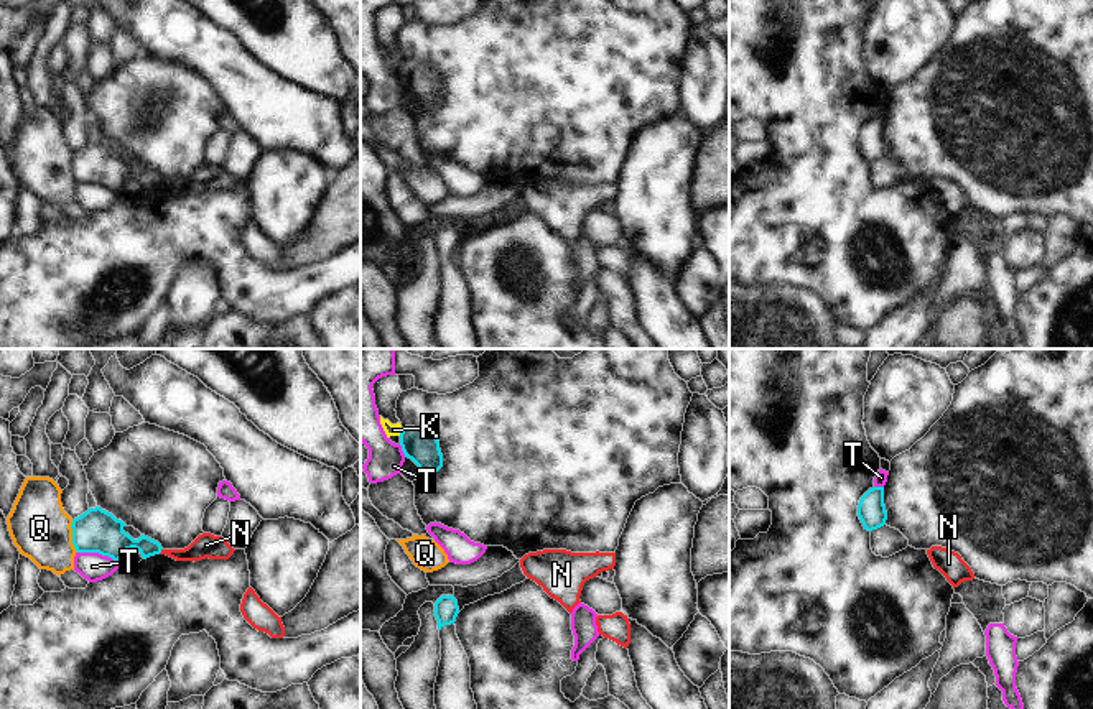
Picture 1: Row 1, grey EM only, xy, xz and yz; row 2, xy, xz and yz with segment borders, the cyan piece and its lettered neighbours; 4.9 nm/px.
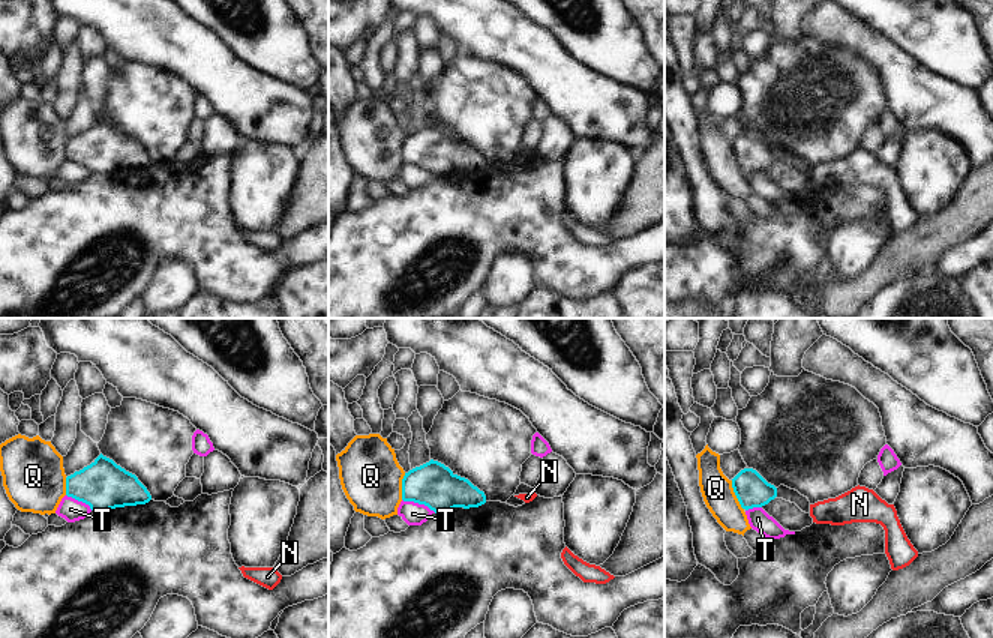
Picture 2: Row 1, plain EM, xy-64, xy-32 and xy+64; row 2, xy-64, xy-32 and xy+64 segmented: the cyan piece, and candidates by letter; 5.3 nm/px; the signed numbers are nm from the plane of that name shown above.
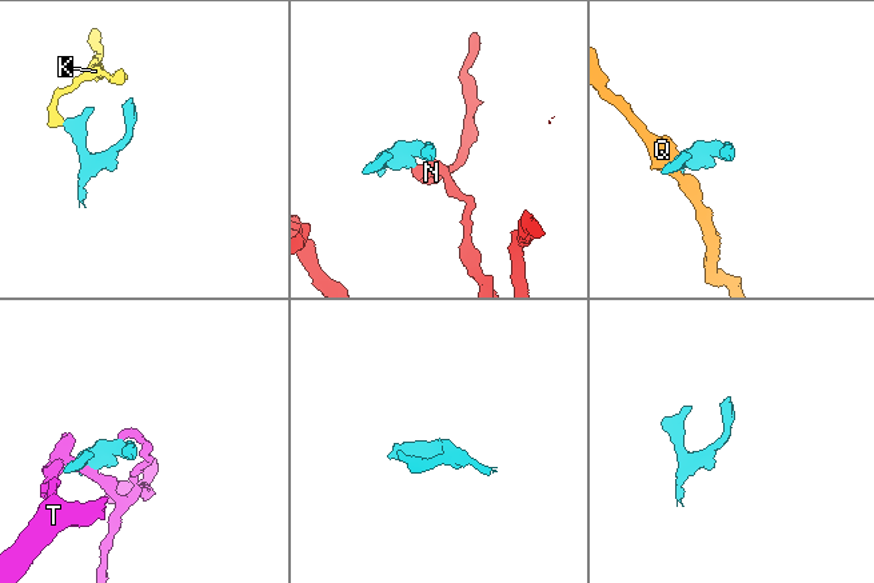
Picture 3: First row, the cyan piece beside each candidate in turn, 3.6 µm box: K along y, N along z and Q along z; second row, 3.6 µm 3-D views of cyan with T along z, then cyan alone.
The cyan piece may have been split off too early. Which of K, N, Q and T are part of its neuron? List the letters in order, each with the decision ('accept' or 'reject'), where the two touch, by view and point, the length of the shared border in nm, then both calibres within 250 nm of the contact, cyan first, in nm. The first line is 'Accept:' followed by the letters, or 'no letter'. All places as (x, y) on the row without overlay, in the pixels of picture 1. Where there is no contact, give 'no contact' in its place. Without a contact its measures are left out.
Accept: no letter
K: reject; meets cyan in xz at (402, 63); contact 40 nm long; 160 nm thick on the cyan side, 60 nm on the other
N: reject; meets cyan in xy at (160, 183); contact 40 nm long; 160 nm thick on the cyan side, 120 nm on the other
Q: reject; meets cyan in xy at (73, 168); contact 160 nm long; 200 nm thick on the cyan side, 300 nm on the other
T: reject; meets cyan in xy at (97, 183); contact 200 nm long; 200 nm thick on the cyan side, 140 nm on the other

